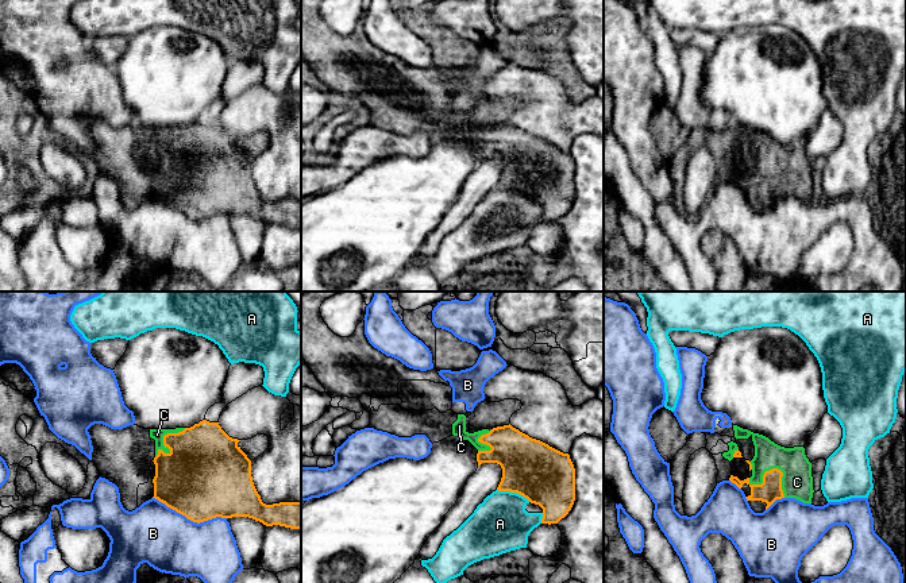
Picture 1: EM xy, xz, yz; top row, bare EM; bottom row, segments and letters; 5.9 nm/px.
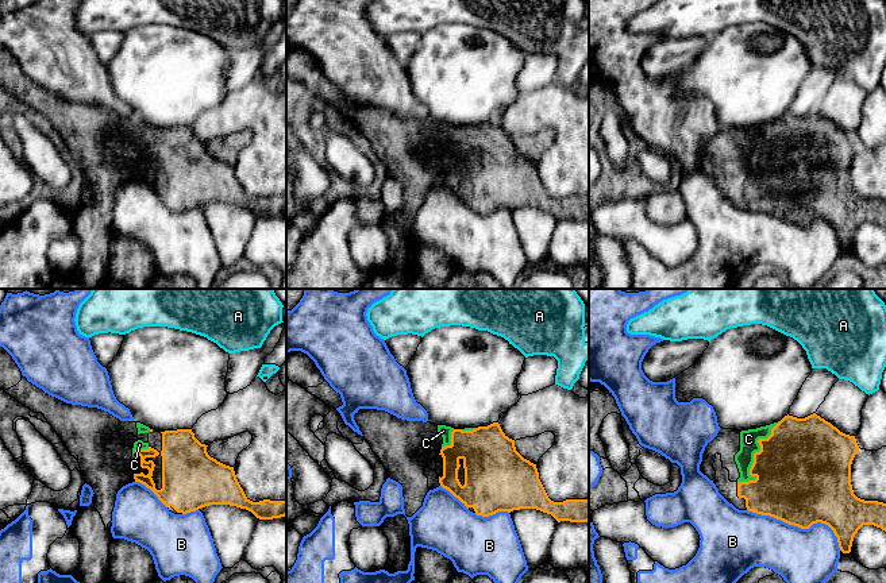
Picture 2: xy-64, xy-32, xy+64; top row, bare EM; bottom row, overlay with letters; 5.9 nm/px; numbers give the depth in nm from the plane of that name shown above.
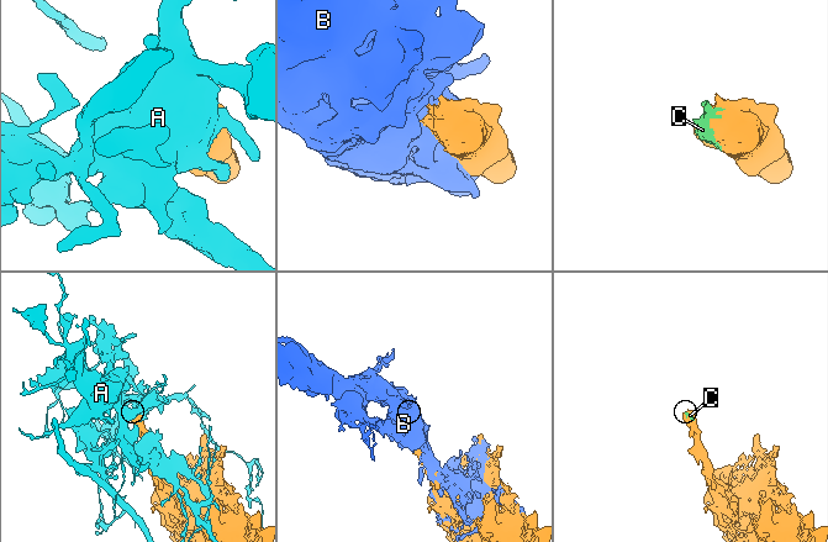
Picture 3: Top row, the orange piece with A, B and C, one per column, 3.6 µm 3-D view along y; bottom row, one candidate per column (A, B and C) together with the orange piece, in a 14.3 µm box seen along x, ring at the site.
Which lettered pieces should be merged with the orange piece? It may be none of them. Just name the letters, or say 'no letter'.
C

